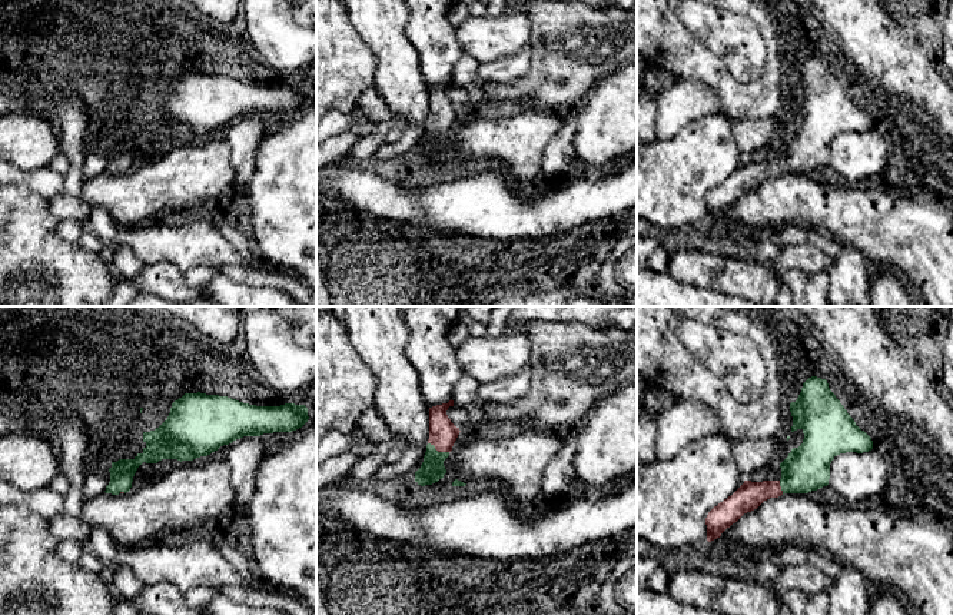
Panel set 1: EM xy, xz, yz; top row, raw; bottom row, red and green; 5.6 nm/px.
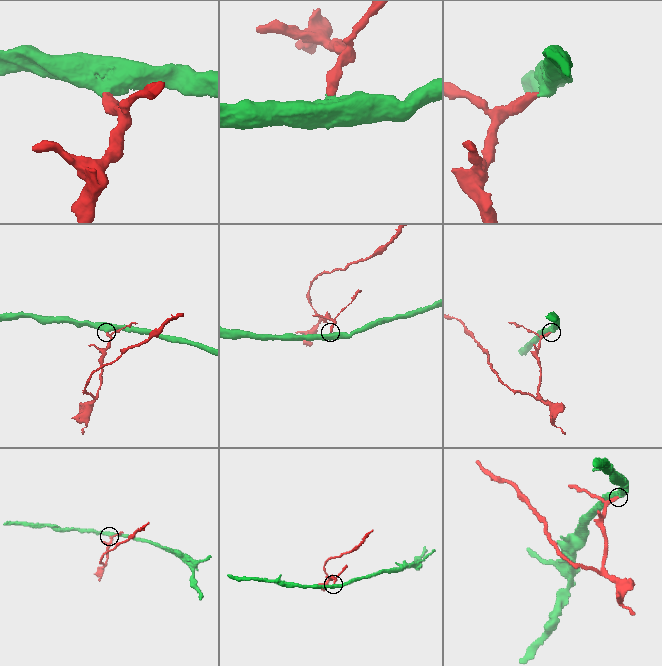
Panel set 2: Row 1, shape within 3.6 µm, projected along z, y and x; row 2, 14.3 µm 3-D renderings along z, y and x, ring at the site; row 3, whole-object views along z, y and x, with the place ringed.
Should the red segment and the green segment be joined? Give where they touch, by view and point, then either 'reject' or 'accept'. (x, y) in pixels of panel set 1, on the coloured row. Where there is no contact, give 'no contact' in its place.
xz (438, 451) | accept

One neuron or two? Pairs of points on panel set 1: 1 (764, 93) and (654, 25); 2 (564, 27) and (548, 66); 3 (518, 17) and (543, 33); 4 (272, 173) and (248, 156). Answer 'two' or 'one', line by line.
1: one
2: one
3: two
4: two

